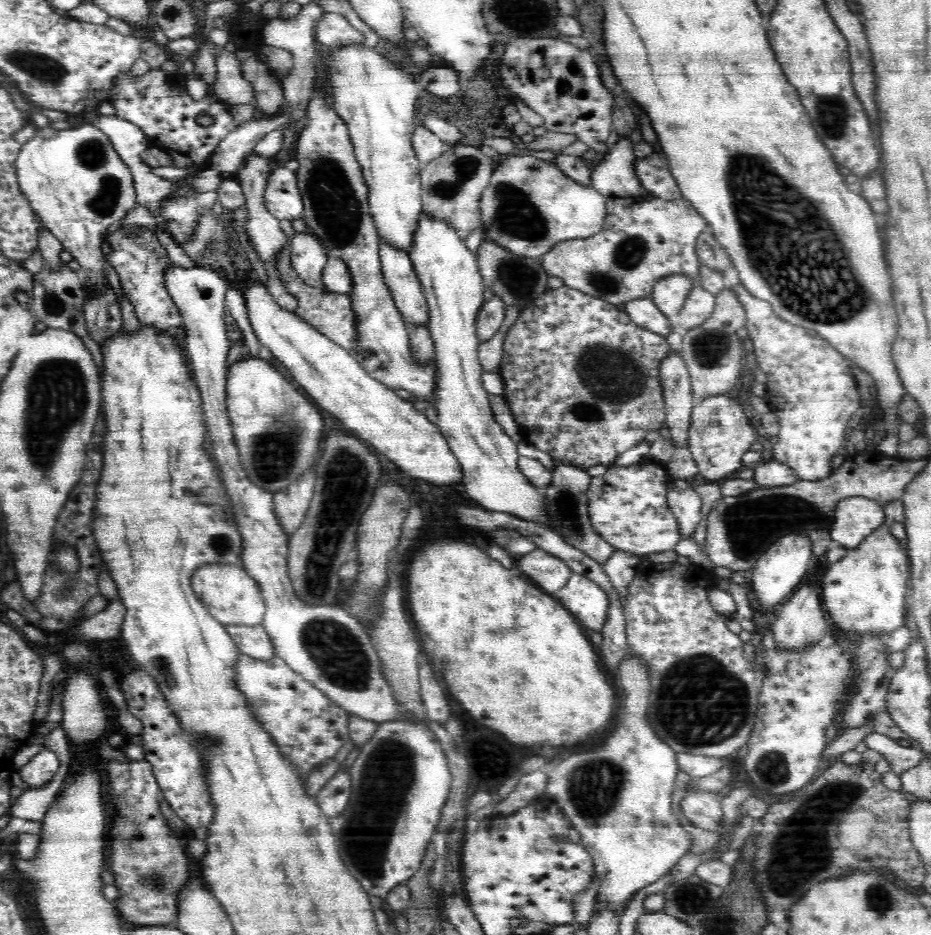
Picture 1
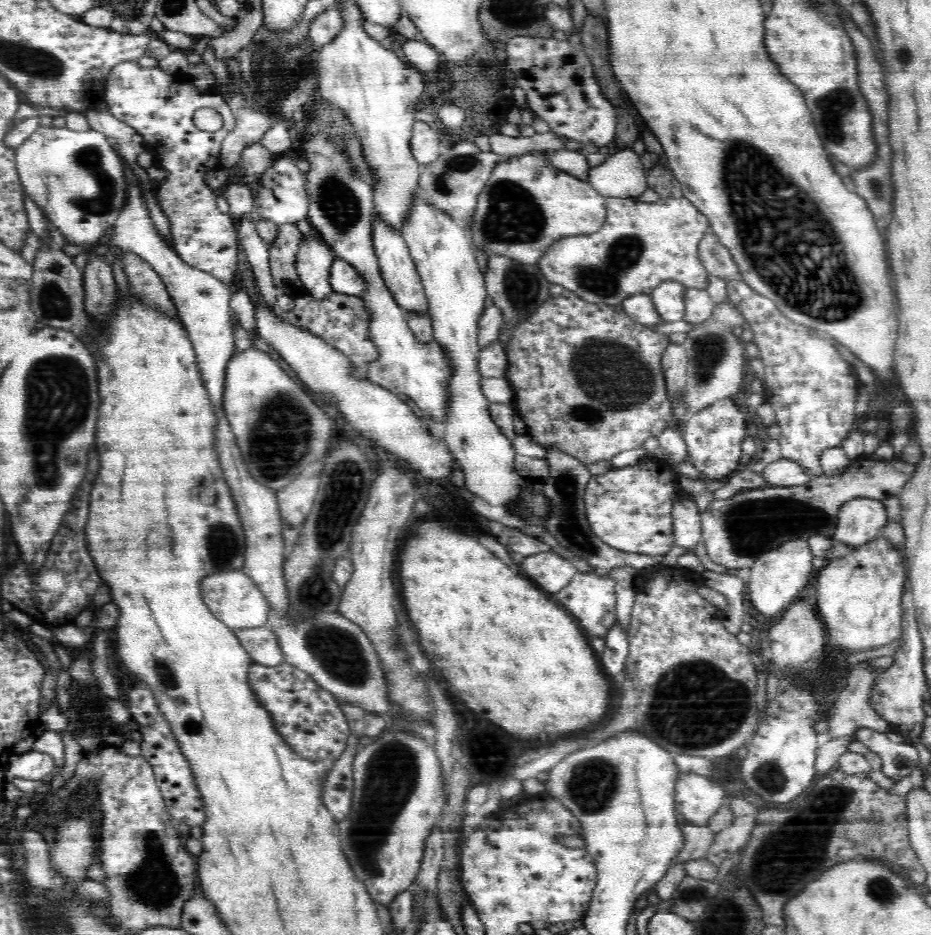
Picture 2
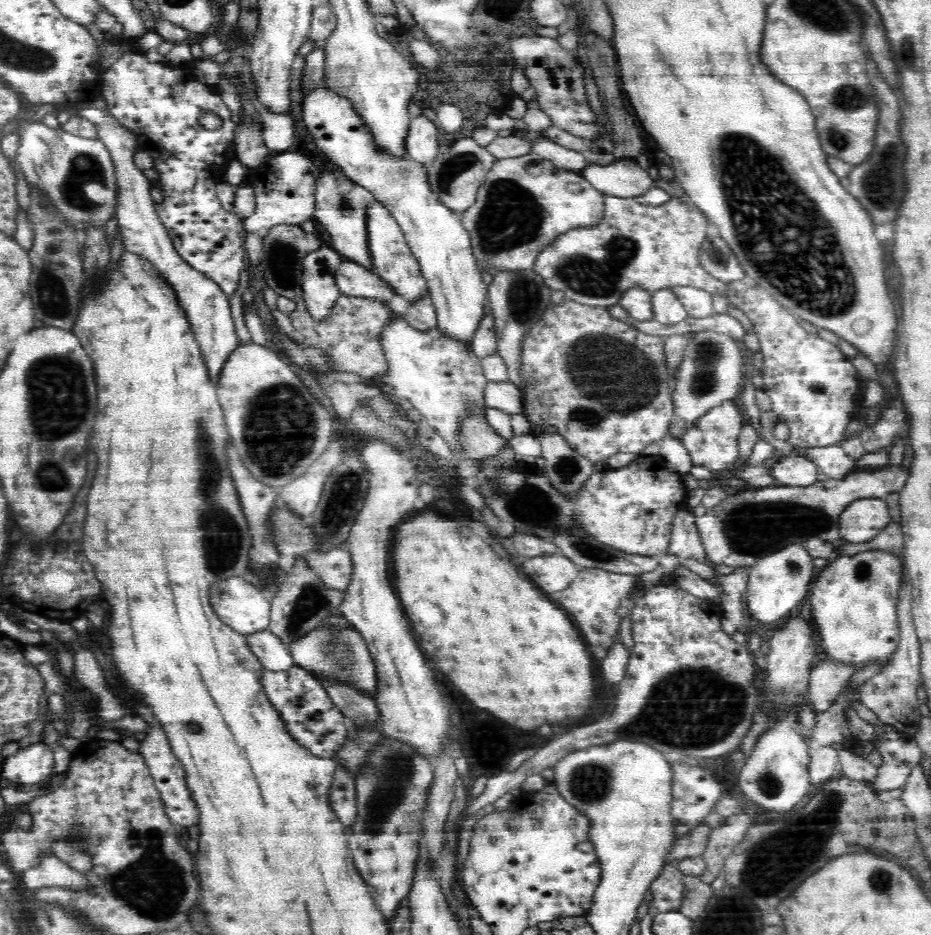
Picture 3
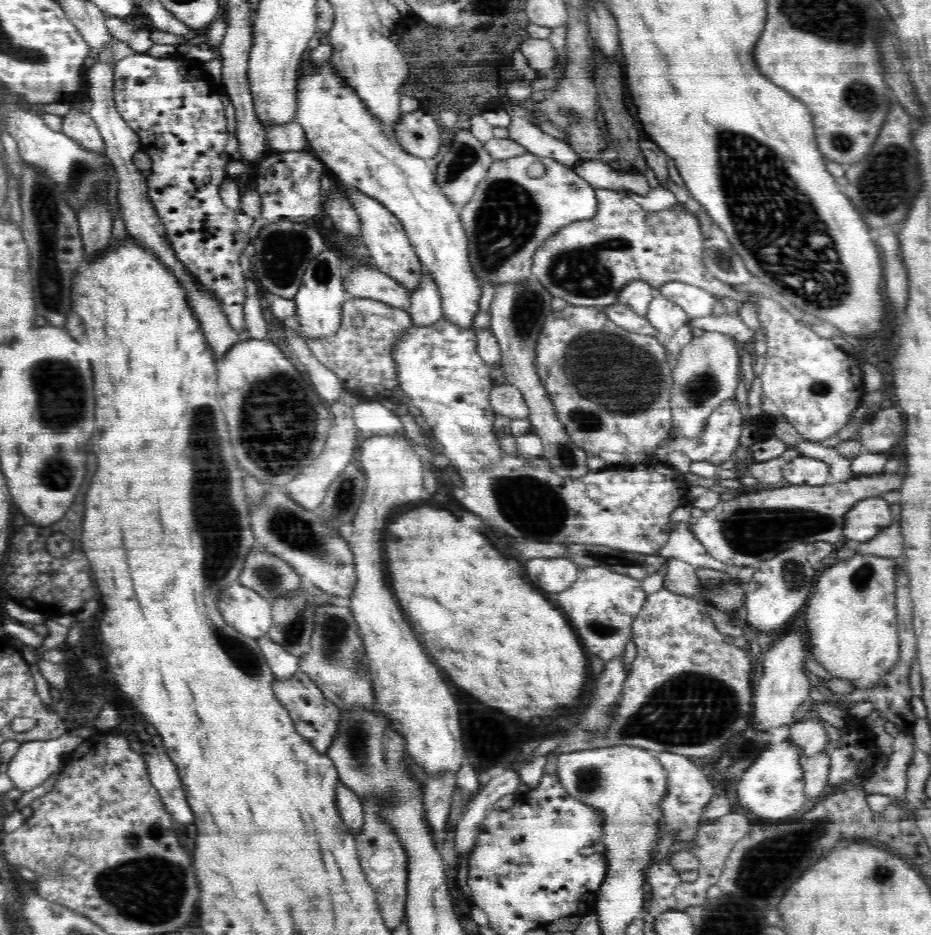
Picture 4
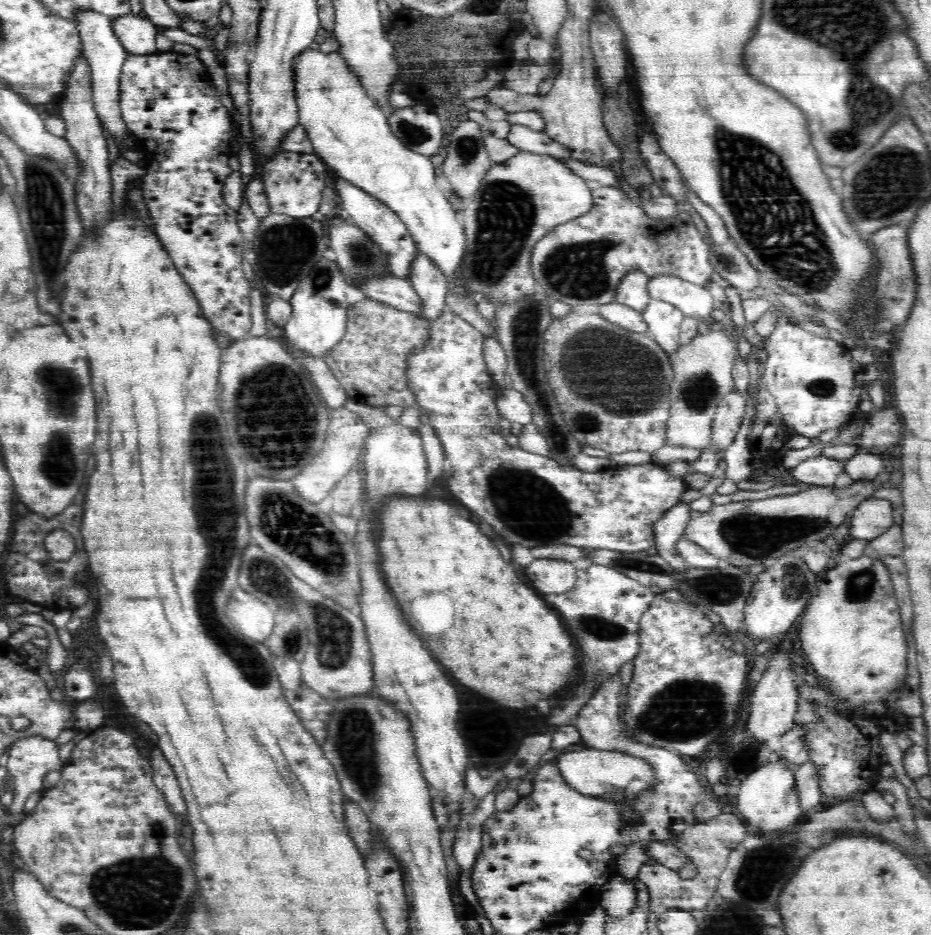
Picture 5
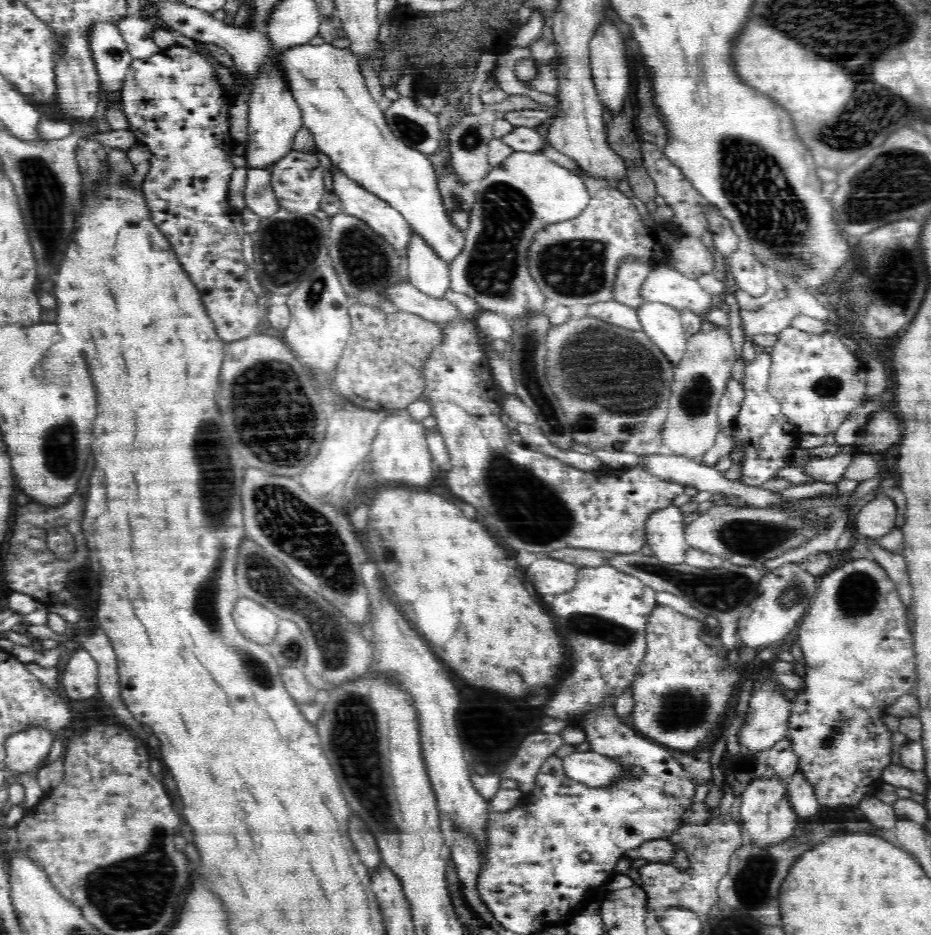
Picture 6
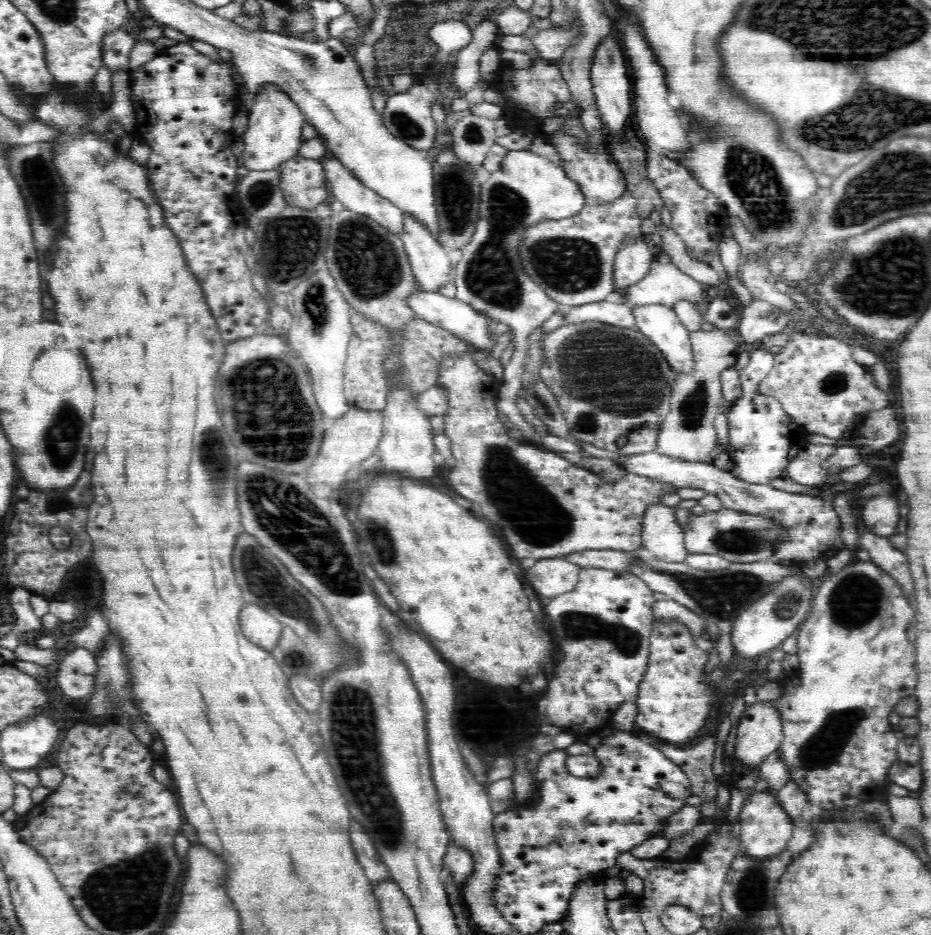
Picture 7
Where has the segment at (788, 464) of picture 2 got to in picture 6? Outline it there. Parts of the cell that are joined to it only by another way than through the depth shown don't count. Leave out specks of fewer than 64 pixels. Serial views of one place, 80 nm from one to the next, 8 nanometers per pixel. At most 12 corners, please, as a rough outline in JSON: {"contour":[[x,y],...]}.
{"contour":[[842,447],[834,456],[812,458],[803,466],[807,478],[838,482],[855,454]]}

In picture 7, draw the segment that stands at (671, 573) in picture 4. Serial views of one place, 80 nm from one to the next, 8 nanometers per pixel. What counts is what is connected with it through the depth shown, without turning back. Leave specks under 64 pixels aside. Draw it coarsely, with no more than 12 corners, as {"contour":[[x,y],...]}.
{"contour":[[648,504],[642,547],[666,563],[689,555],[676,510]]}

